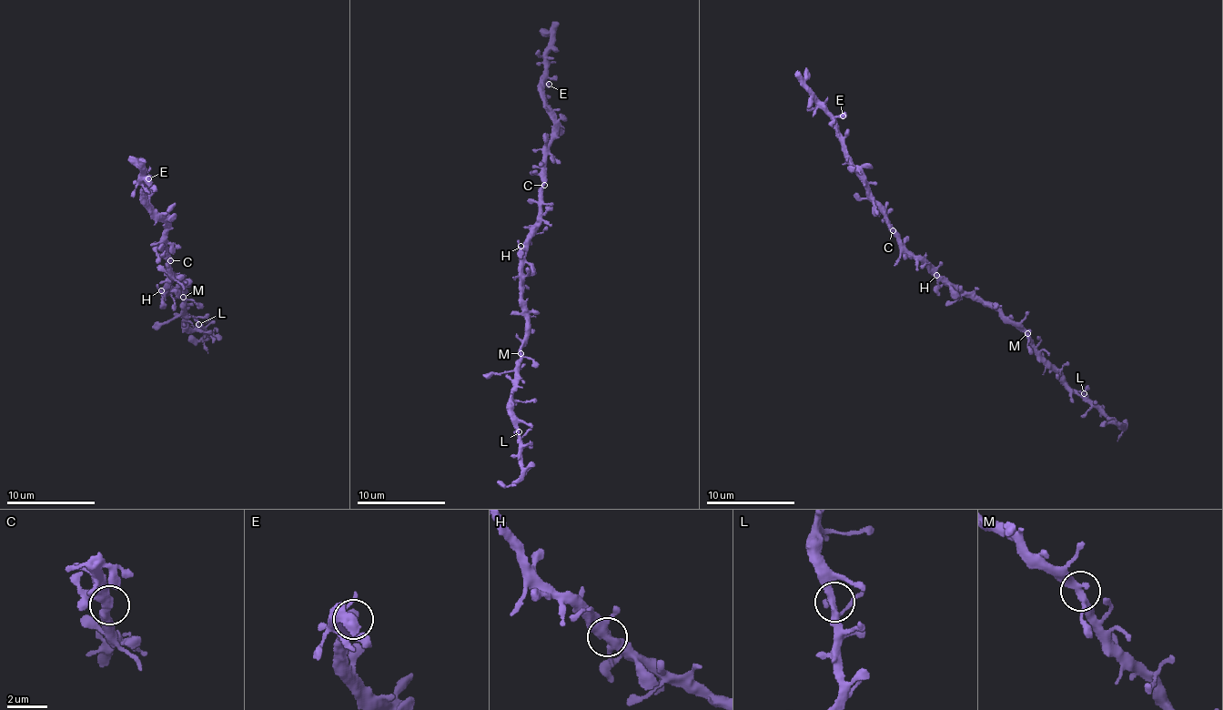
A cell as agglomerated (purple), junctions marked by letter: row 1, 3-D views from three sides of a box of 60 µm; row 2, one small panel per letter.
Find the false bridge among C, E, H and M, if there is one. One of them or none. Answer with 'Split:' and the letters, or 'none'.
Split: none

